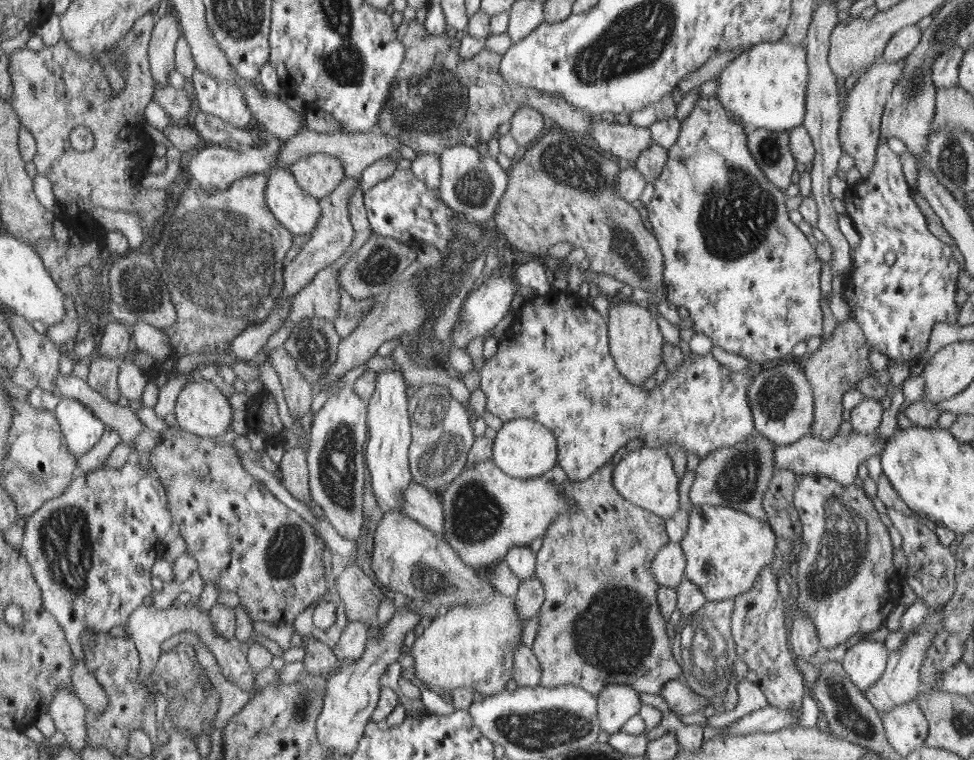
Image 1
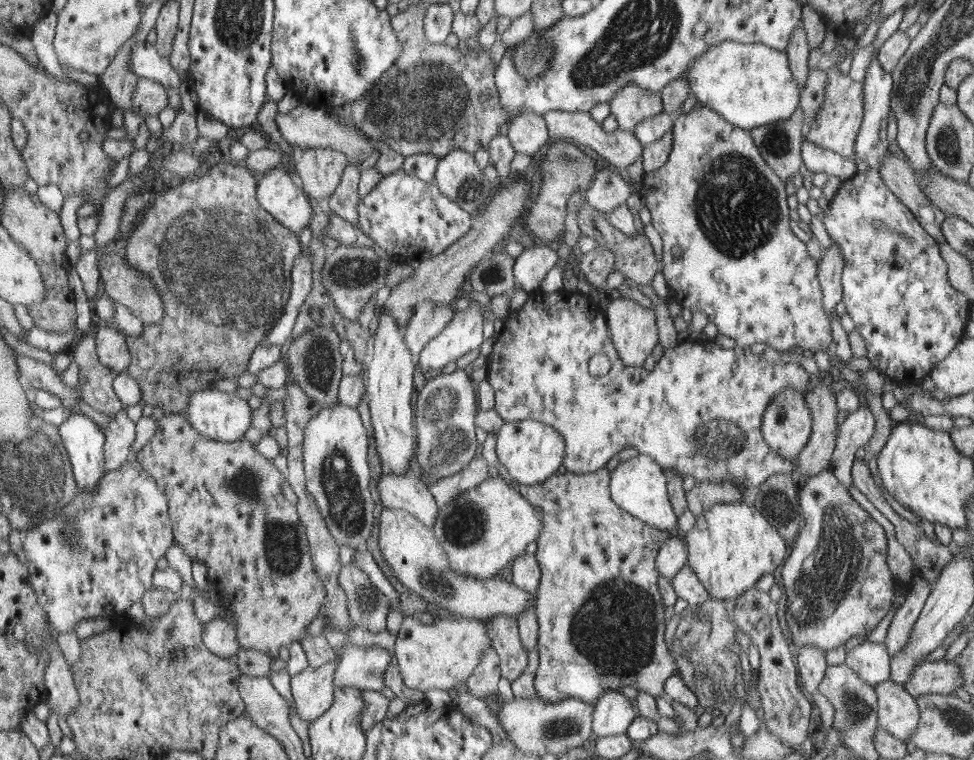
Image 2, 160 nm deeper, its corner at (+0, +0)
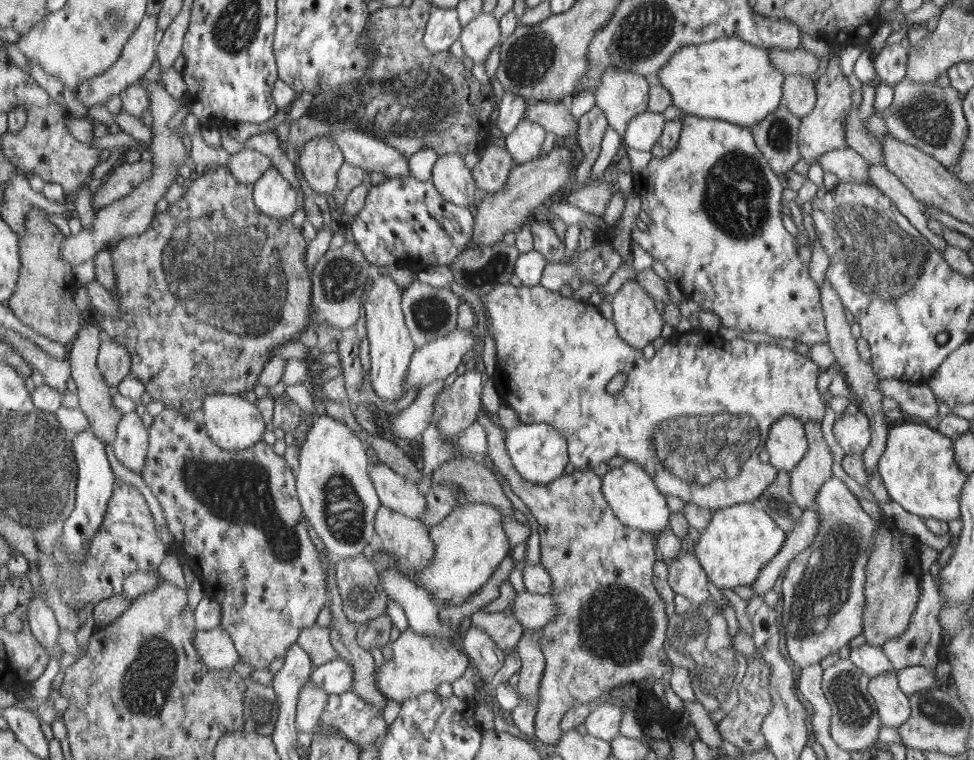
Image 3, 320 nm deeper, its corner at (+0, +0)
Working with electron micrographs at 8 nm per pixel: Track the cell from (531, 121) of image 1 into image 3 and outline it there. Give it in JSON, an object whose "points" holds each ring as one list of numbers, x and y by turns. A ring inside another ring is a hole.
{"points":[[525,118,521,119,516,129,504,137,505,149,514,165,529,162,540,155,545,132,539,123]]}

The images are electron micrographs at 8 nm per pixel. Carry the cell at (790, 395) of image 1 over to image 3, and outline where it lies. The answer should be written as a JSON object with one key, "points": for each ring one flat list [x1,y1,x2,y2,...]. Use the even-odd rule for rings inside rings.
{"points":[[788,414,773,421,763,448,764,457,773,468,788,473,803,458,806,450,801,421]]}

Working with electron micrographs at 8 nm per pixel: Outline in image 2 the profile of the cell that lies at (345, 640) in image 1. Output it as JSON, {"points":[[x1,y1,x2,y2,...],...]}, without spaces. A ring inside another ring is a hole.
{"points":[[338,658,317,668,307,667,290,677,290,693,297,716,310,723,332,703,332,674]]}

